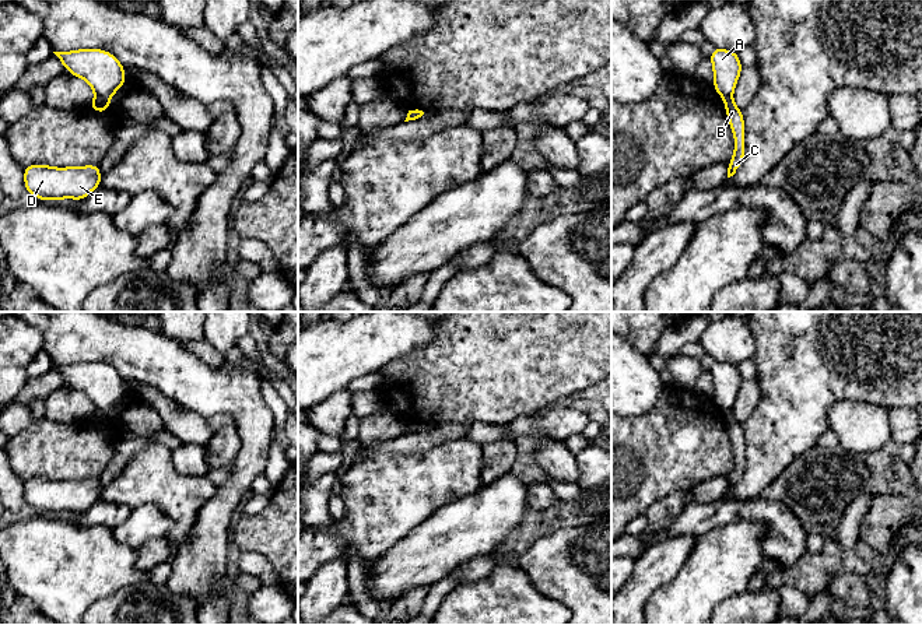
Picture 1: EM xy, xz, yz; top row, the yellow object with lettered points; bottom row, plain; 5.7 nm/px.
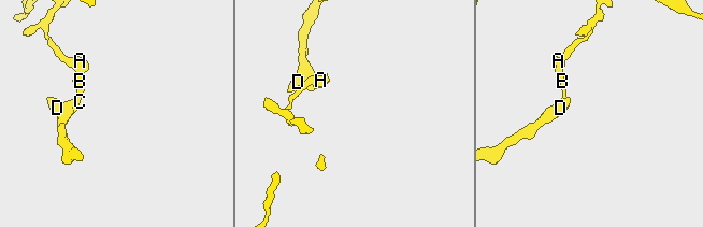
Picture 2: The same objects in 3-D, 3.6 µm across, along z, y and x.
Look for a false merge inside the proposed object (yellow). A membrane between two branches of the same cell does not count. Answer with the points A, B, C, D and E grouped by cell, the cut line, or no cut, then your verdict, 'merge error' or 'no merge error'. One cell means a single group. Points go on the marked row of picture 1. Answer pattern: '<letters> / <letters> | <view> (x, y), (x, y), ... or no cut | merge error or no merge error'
A / B C D E | xy (97, 95), (108, 101) | merge error

